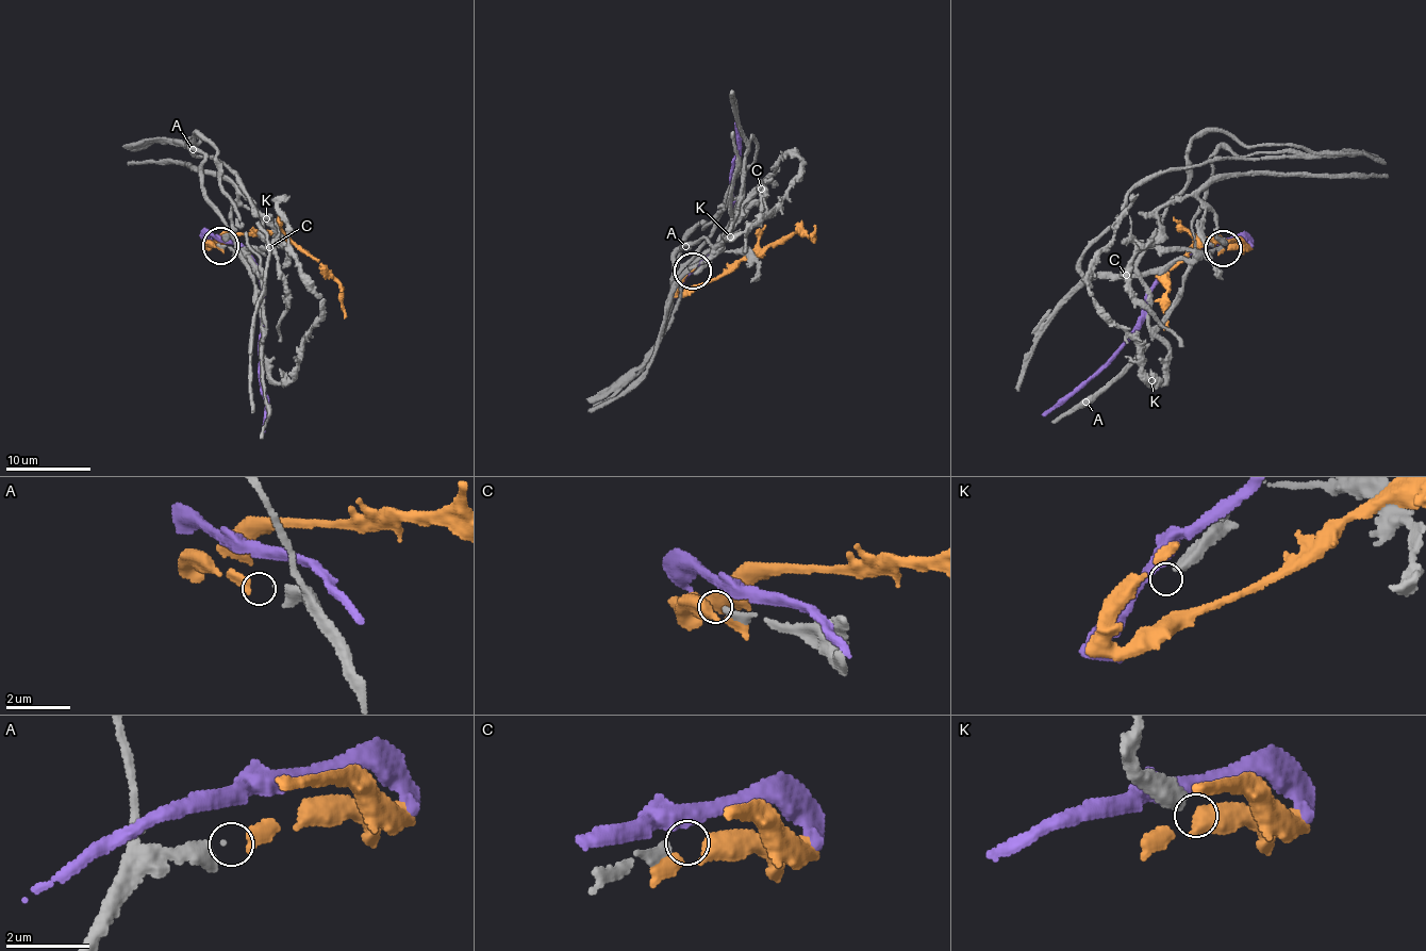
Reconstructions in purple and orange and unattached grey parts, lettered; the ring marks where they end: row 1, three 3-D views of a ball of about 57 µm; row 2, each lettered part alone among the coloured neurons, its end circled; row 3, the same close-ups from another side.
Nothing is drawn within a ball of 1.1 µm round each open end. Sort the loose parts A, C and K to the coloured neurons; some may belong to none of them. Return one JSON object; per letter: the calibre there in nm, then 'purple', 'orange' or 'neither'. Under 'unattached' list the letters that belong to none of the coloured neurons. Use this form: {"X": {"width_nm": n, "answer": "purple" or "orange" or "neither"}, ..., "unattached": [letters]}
{"A": {"width_nm": 300, "answer": "orange"}, "C": {"width_nm": 200, "answer": "neither"}, "K": {"width_nm": 400, "answer": "neither"}, "unattached": ["C", "K"]}

